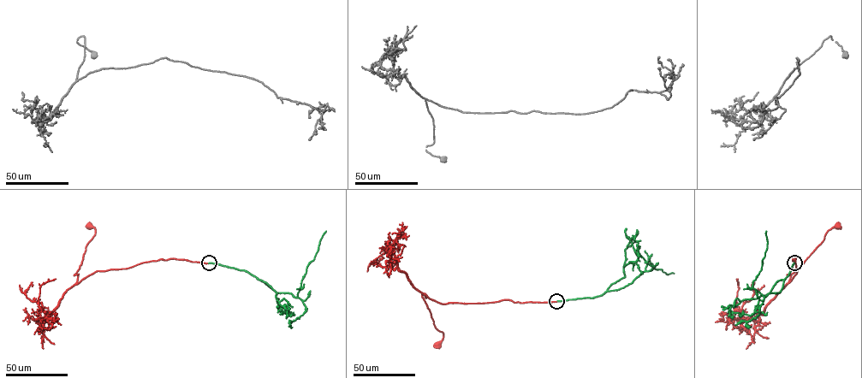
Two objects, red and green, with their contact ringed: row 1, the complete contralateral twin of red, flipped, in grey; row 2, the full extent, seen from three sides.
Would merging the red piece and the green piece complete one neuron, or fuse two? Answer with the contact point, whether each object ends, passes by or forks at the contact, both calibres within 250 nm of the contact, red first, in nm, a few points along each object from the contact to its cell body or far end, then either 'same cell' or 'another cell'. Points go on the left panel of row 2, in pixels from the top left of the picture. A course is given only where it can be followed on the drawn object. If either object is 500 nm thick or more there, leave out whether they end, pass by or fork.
place (209, 262); red ends; green ends; calibres 150 and 440 nm; course red (209, 262), (158, 259), (96, 271), (75, 284), (79, 274), (74, 275), (95, 234), (89, 227); course green (209, 262), (246, 270), (277, 292), (290, 293), (296, 297), (306, 267), (313, 260), (326, 231); another cell

